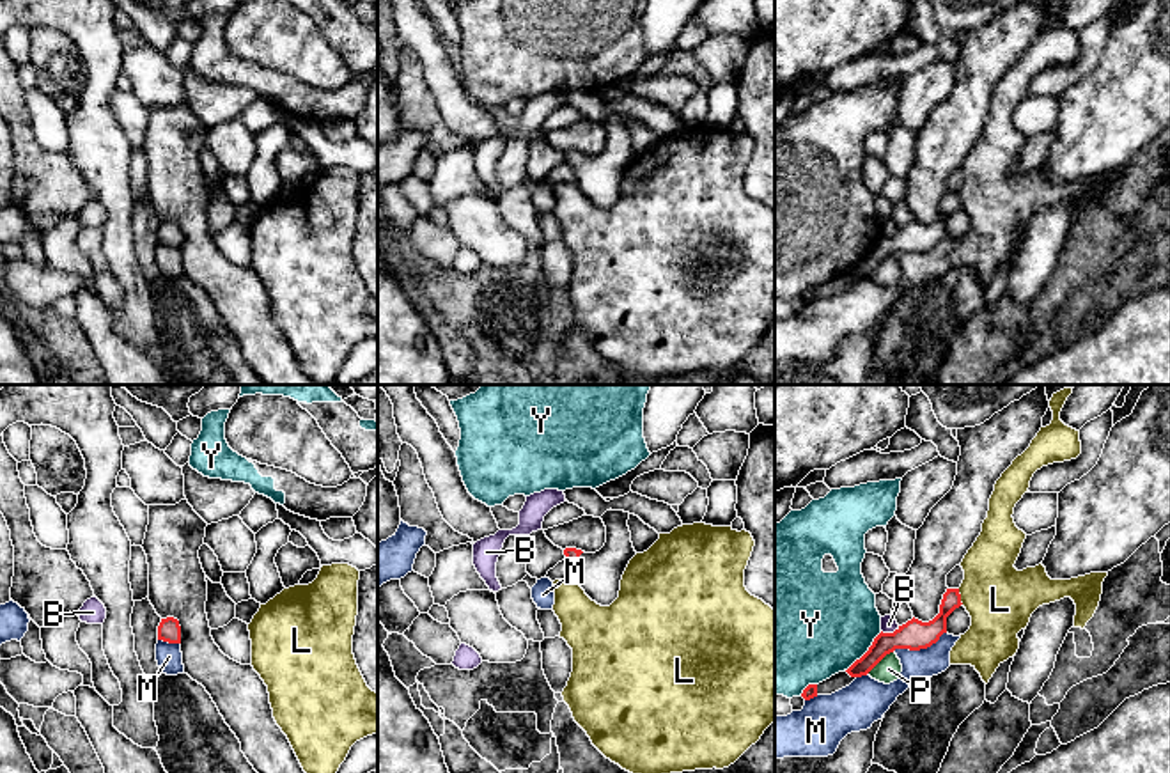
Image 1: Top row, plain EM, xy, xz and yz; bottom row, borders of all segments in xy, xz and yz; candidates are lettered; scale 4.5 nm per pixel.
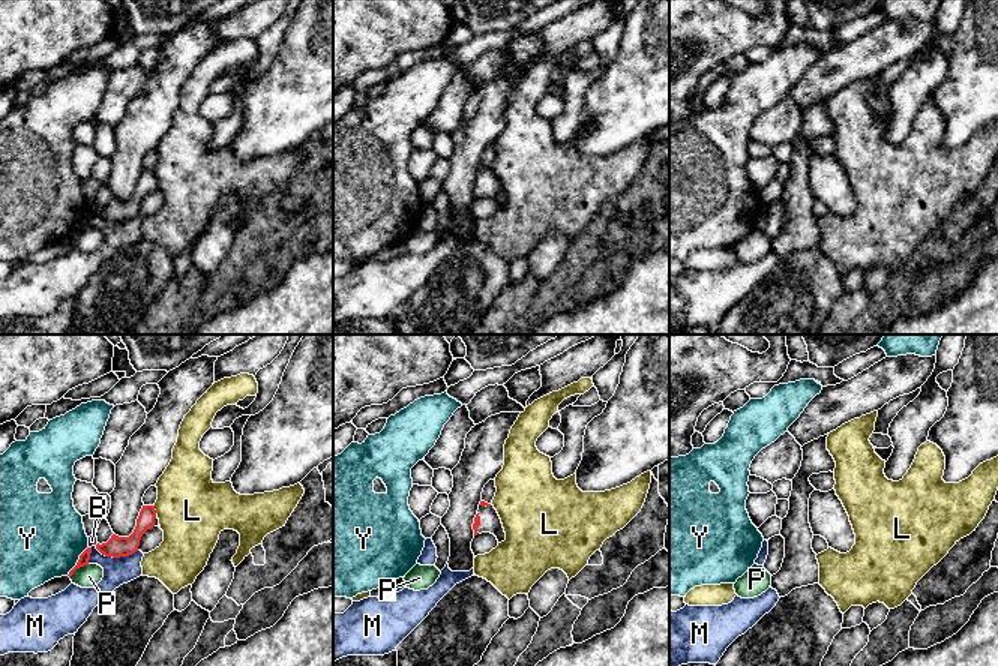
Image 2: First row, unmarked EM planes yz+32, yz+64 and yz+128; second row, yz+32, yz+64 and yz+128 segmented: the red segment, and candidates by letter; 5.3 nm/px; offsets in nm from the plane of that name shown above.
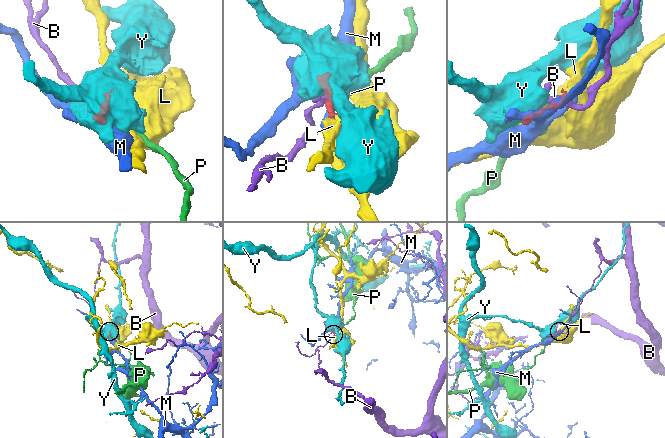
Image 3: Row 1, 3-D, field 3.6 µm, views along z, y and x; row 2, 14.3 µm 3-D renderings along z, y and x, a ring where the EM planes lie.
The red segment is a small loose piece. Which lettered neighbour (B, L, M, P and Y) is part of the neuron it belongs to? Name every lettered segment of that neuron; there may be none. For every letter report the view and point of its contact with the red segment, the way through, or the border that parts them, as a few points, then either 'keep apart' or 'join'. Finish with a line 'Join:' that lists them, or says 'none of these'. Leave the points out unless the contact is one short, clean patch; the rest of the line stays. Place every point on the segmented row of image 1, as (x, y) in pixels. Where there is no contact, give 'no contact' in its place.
B: contact yz (890, 633); border yz (899, 626), (892, 632), (881, 632); keep apart
L: contact yz (959, 596); border yz (958, 589), (963, 603); keep apart
M: contact yz (919, 649); keep apart
P: contact yz (880, 660); border yz (892, 651), (867, 672); keep apart
Y: contact yz (867, 651); border yz (881, 632), (846, 671); keep apart
Join: none of these

